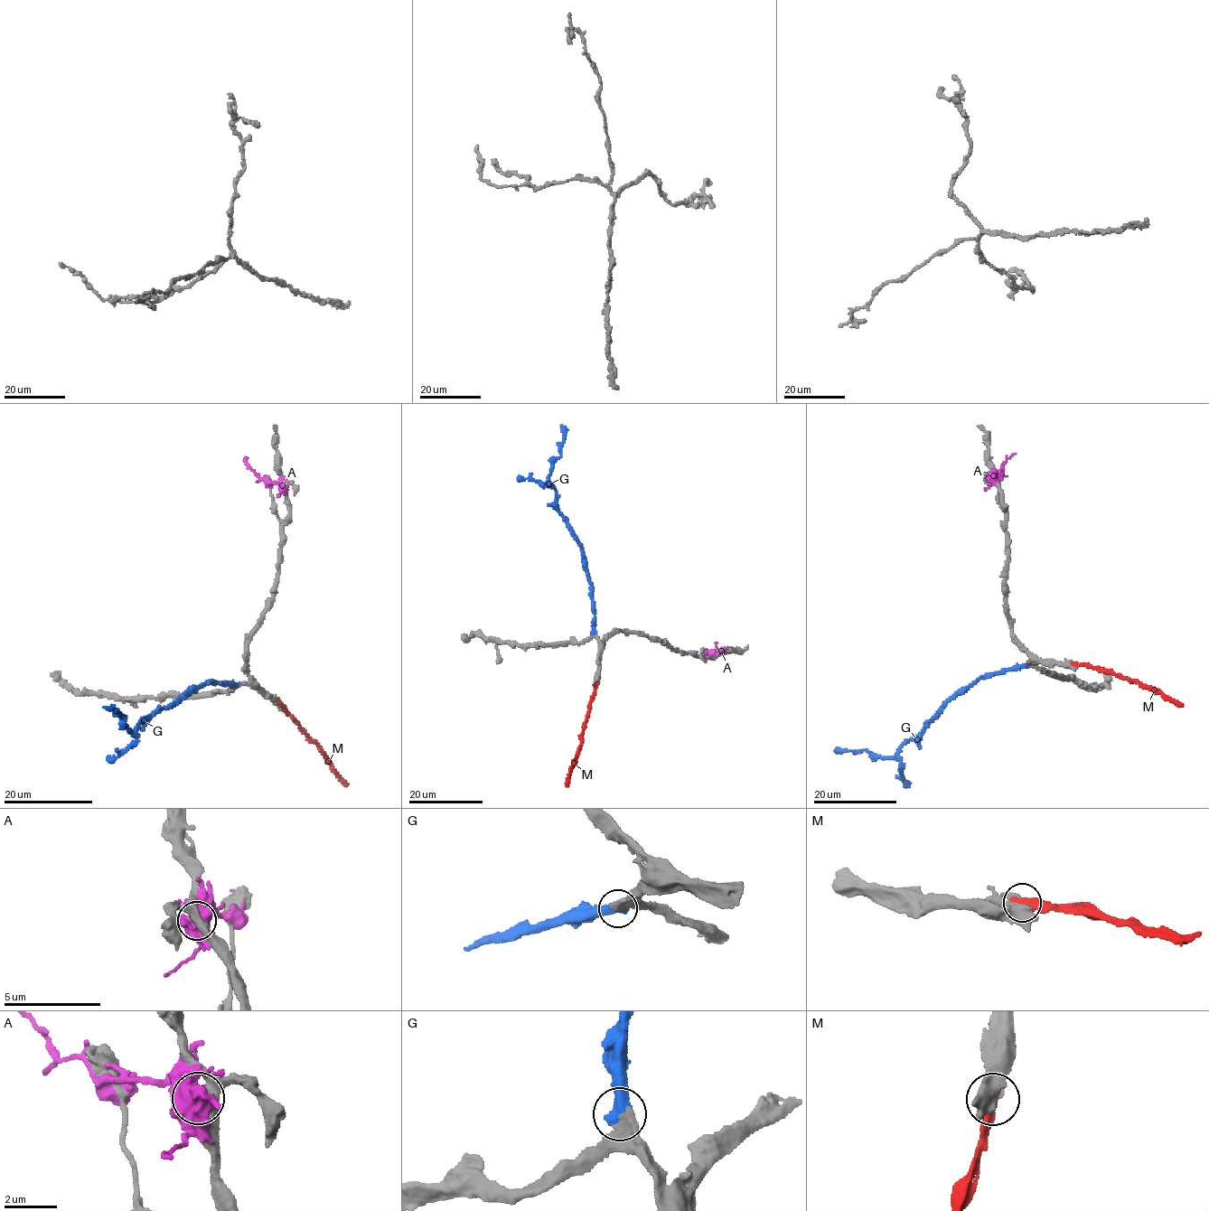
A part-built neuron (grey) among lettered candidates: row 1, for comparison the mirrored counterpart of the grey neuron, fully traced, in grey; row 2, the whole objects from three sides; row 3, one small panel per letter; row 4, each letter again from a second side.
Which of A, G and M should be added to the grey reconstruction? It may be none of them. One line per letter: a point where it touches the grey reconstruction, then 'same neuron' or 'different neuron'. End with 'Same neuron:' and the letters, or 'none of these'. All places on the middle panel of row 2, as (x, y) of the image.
A: meets grey at (721, 651); different neuron
G: meets grey at (594, 632); same neuron
M: meets grey at (596, 684); different neuron
Same neuron: G

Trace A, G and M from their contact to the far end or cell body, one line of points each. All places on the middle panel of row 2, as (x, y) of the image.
A: (721, 651), (707, 652), (706, 650), (706, 662)
G: (594, 632), (592, 589), (582, 549), (558, 510), (549, 482), (552, 461), (560, 455), (561, 425)
M: (596, 684), (576, 762), (565, 786)

